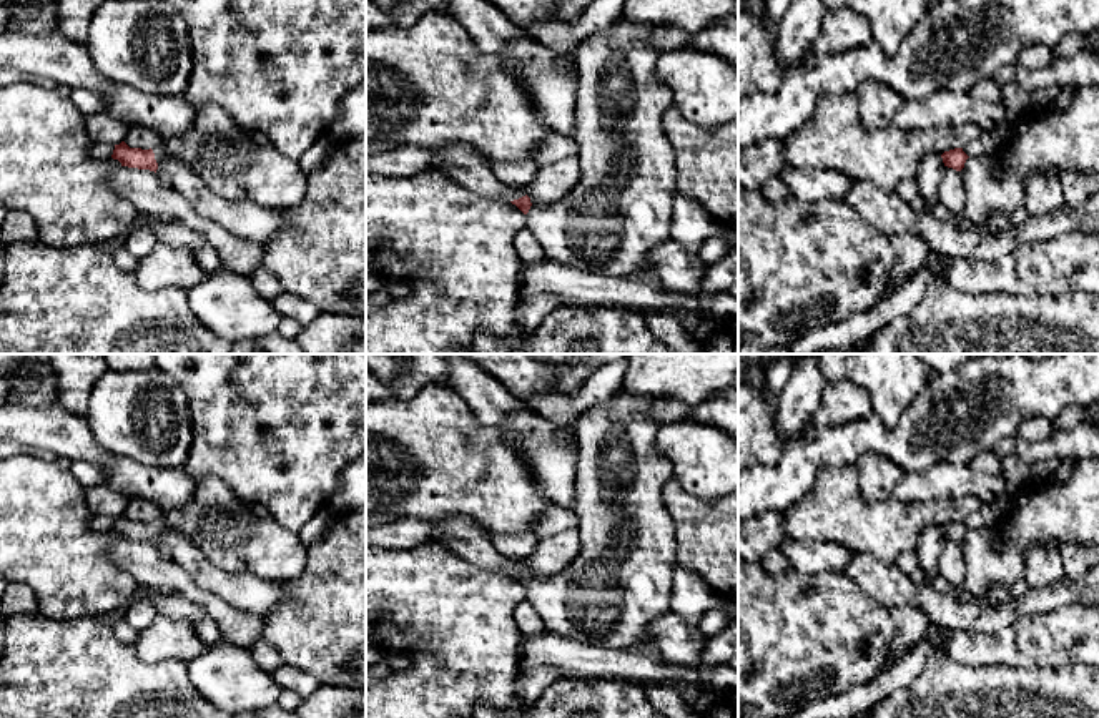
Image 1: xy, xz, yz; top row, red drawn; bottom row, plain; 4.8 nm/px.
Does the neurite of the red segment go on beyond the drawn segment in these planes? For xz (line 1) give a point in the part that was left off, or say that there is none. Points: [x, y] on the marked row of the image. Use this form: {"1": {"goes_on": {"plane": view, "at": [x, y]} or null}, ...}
{"1": {"goes_on": {"plane": "xz", "at": [620, 210]}}}

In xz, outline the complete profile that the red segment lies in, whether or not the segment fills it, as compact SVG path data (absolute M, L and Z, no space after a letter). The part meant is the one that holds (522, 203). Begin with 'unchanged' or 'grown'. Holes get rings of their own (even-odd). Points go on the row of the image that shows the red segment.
grown; M622 12L617 22L609 30L597 32L579 43L575 61L579 71L579 86L575 98L575 126L572 138L577 143L580 180L577 186L559 201L542 203L535 206L530 203L530 198L527 194L510 201L525 214L525 229L542 246L547 259L550 261L555 261L567 268L584 269L590 274L633 279L637 274L648 271L648 253L672 238L672 208L678 191L675 181L675 151L663 131L663 113L668 106L673 105L673 96L670 86L657 76L657 65L662 53L655 50L650 43L650 35L657 28L663 27L665 25L650 25L638 20L632 20Z

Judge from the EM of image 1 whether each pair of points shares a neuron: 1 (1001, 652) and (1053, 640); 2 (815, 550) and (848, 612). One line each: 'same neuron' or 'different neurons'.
1: same neuron
2: different neurons

